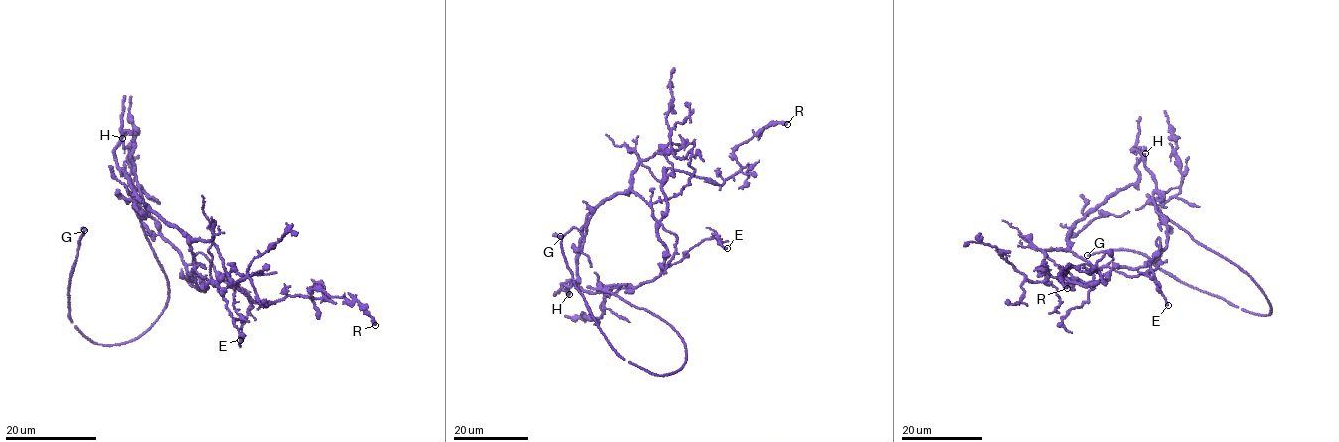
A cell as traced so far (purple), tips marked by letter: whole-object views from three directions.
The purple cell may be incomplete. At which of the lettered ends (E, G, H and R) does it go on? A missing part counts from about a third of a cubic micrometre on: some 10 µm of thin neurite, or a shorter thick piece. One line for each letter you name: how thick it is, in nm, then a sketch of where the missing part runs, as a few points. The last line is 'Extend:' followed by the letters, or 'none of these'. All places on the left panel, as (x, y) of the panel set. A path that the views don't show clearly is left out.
G: 260 nm
Extend: G

